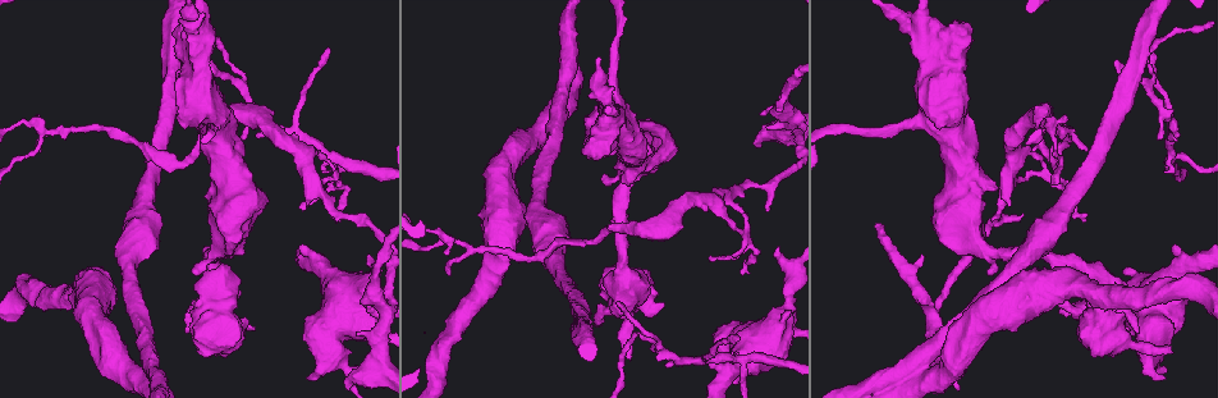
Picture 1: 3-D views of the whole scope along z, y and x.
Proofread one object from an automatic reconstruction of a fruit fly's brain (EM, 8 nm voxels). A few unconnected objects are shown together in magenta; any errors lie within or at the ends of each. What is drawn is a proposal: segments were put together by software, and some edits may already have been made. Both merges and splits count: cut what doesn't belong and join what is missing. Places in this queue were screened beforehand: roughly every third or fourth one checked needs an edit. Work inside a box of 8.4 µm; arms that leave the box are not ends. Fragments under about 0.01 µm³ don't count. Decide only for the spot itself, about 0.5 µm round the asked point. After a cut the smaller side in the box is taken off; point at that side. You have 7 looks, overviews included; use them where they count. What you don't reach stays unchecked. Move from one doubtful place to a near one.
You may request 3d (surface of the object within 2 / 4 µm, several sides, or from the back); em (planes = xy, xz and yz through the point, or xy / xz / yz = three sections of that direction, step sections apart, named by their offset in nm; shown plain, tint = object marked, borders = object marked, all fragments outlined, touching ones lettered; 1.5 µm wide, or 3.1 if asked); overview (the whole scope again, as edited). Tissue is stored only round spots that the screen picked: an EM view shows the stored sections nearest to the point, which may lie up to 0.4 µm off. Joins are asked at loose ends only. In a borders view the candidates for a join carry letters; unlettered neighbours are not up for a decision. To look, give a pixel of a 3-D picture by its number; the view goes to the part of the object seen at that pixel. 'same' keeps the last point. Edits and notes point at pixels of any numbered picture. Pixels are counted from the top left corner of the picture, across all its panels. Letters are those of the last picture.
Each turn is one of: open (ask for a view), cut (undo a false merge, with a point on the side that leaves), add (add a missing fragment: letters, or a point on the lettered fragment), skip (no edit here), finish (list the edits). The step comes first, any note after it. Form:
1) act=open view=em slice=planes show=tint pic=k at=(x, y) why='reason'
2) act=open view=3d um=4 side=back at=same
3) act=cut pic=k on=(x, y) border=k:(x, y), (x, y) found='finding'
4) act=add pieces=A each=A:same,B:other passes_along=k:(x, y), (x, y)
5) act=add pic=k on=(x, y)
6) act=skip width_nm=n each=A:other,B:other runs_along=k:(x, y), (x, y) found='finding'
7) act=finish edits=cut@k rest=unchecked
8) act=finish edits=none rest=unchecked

act=open view=em slice=xy step=8 show=borders pic=1 at=(326, 47) why='branch stops here'

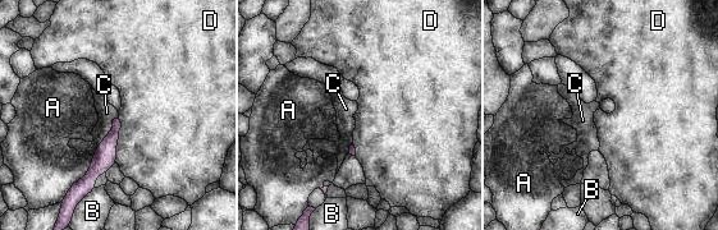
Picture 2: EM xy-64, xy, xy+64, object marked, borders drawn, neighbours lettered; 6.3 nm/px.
act=open view=em slice=planes show=borders at=same

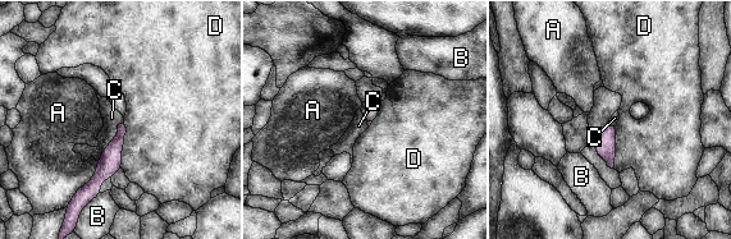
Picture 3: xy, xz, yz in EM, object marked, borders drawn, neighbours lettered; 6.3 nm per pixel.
act=skip each=A:other,B:other,C:other,D:other found='none of them fits'

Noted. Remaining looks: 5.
act=open view=3d um=2 pic=1 at=(749, 273) why='thin end'

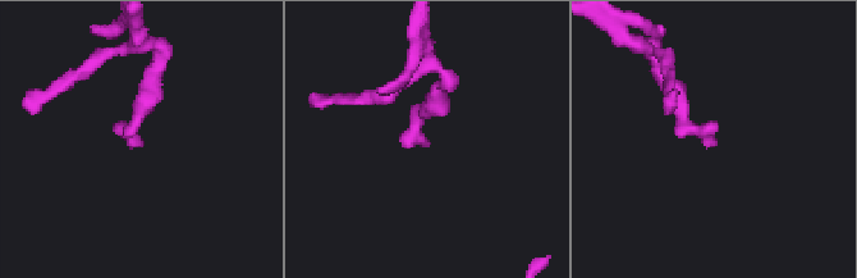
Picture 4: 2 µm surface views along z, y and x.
act=open view=em slice=planes show=plain pic=4 at=(714, 142) why='shape alone is not enough'

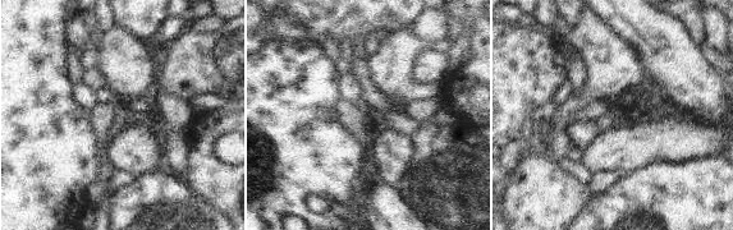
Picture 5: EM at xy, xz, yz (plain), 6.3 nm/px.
act=open view=em slice=planes show=borders at=same

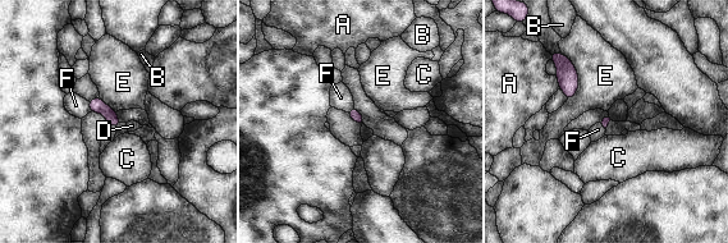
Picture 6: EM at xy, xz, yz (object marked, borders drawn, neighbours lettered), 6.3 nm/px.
act=skip each=A:other,B:other,C:other,D:other,E:other,F:other border=6:(87, 101), (90, 111) found='no lettered fragment goes on from it'

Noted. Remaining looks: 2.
act=open view=em slice=xy step=4 show=tint pic=1 at=(746, 359)

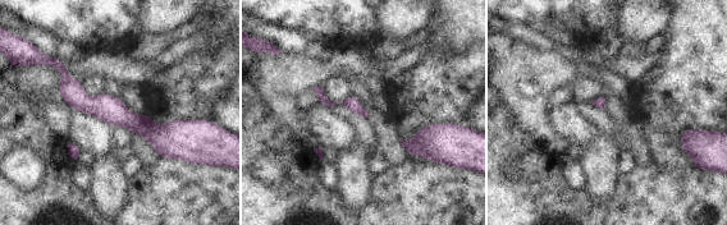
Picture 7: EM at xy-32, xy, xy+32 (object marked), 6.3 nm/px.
act=open view=em slice=planes show=borders at=same

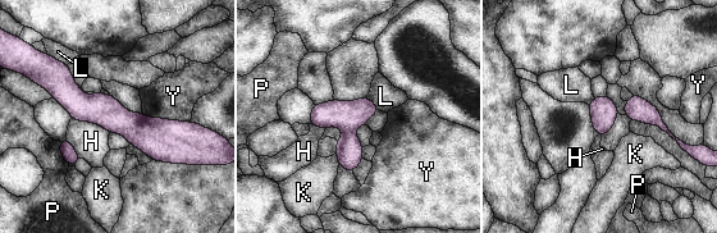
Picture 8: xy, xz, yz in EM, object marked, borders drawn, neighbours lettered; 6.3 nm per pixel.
act=skip each=H:other,K:other,L:other,P:other,Y:other found='one neuron here'

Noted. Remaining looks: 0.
act=finish edits=none rest=unchecked

